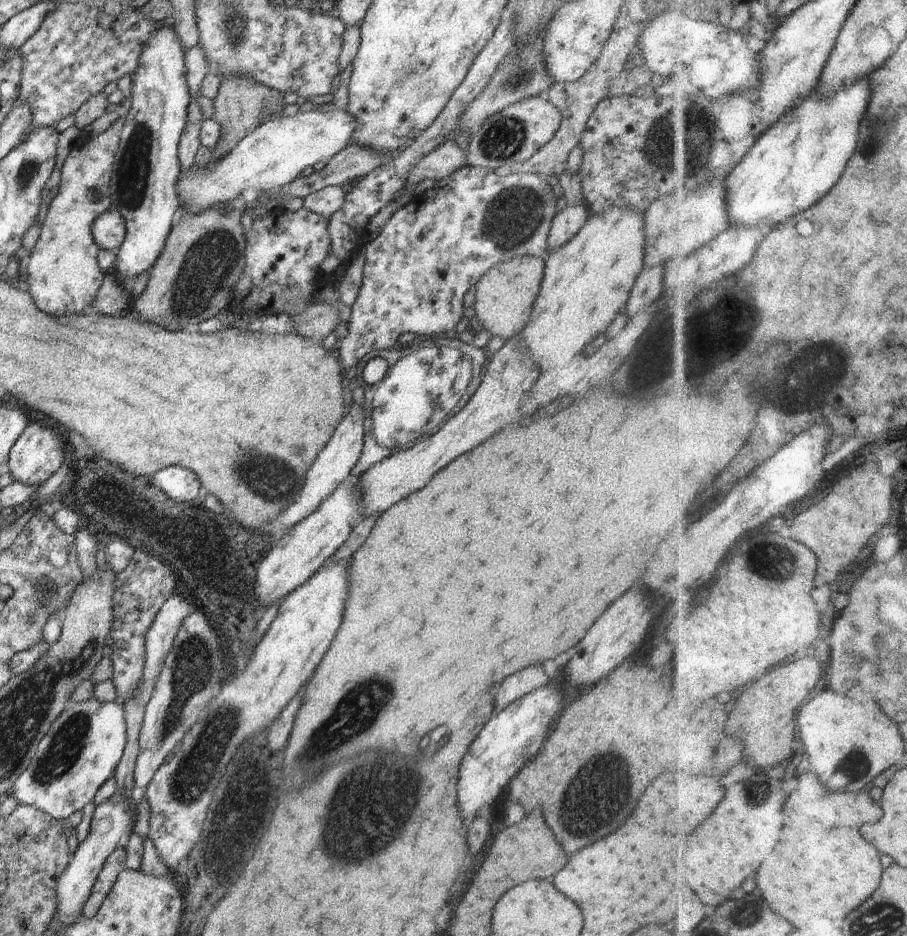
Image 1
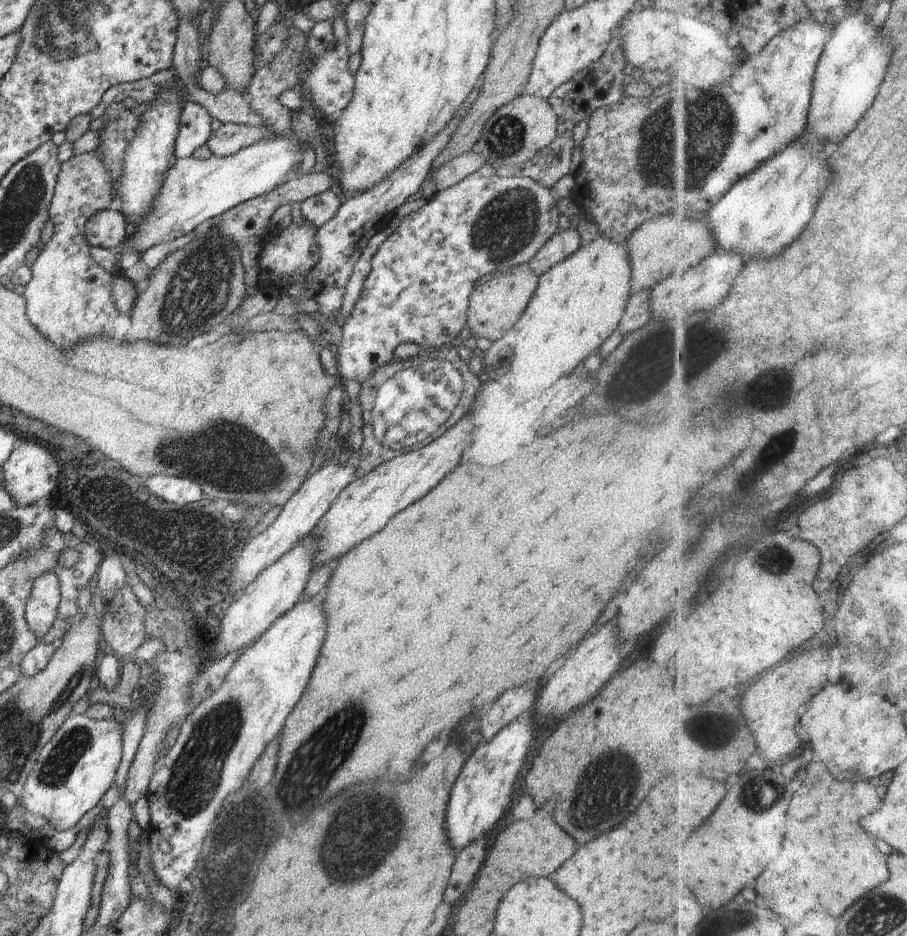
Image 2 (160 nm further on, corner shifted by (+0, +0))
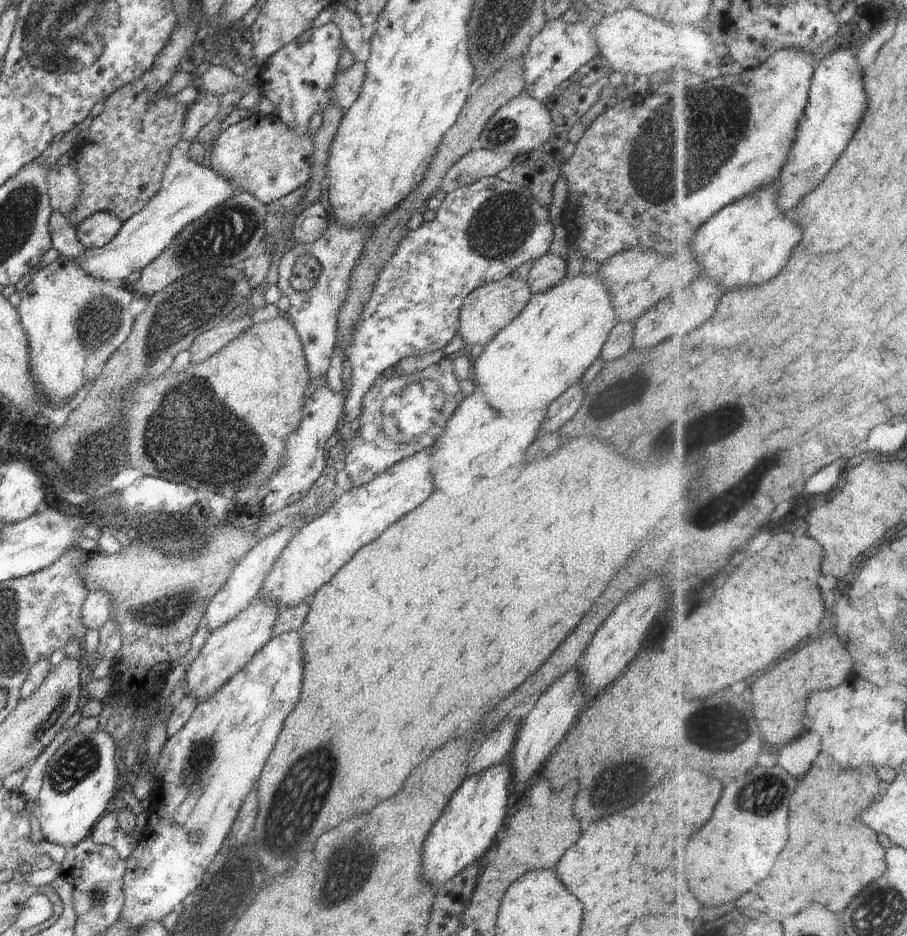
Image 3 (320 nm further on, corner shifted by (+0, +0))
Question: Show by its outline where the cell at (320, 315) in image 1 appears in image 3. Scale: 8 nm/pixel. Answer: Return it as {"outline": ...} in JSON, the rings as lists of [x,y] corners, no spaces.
{"outline":[[[245,315],[242,318],[219,327],[205,331],[194,339],[189,348],[192,354],[192,364],[206,360],[208,356],[216,353],[226,344],[230,343],[234,338],[242,335],[253,323],[253,317]]]}

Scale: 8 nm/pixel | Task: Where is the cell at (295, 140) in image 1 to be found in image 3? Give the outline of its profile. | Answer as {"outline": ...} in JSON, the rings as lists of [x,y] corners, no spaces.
{"outline":[[[184,139],[172,148],[156,195],[152,196],[140,212],[123,223],[120,232],[109,244],[102,248],[86,249],[82,256],[72,259],[76,266],[82,266],[84,272],[92,274],[94,278],[117,284],[126,283],[130,274],[141,272],[156,260],[188,224],[199,220],[206,212],[226,204],[228,200],[232,200],[232,196],[245,192],[232,184],[228,176],[220,176],[211,165],[206,167],[191,160],[189,148],[190,142]]]}

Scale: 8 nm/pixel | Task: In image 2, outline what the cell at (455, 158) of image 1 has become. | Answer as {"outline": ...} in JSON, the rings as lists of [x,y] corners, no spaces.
{"outline":[[[473,150],[450,159],[433,173],[431,190],[433,192],[450,188],[482,168],[487,162],[486,158]]]}

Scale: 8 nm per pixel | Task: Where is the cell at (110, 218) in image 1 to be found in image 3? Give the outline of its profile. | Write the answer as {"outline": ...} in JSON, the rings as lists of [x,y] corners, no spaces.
{"outline":[[[98,212],[76,226],[77,241],[86,249],[102,248],[116,237],[122,226],[123,223],[116,214]]]}

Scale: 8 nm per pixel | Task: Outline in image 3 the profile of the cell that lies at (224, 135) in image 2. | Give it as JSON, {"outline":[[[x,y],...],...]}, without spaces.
{"outline":[[[254,114],[228,126],[212,144],[212,168],[220,176],[228,176],[232,184],[256,196],[262,204],[288,196],[301,185],[308,185],[309,169],[314,154],[312,137],[288,128],[273,114]]]}

